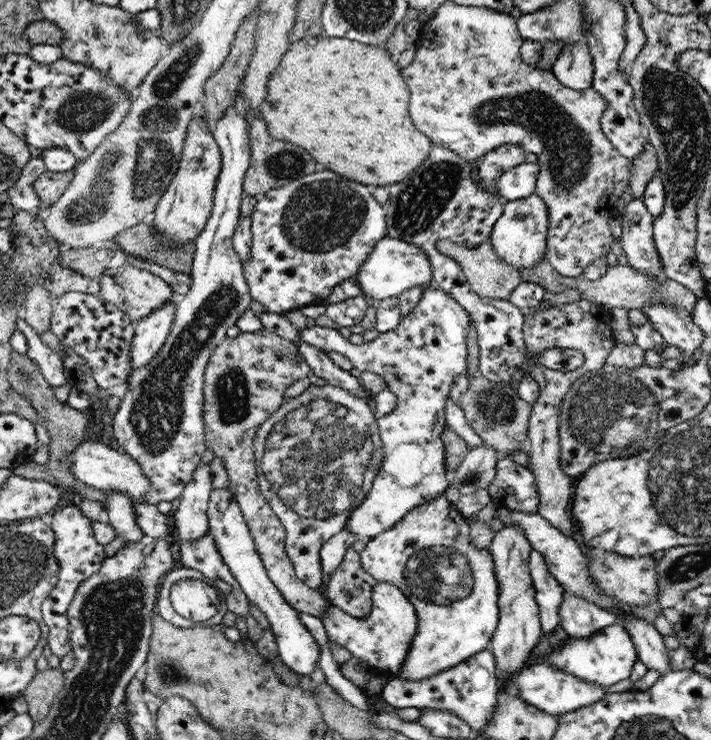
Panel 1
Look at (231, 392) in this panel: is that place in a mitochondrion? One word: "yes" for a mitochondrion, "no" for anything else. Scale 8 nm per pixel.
yes

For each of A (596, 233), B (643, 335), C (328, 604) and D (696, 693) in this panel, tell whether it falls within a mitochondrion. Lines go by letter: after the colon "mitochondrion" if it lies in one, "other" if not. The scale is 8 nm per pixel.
A: other
B: other
C: other
D: other

